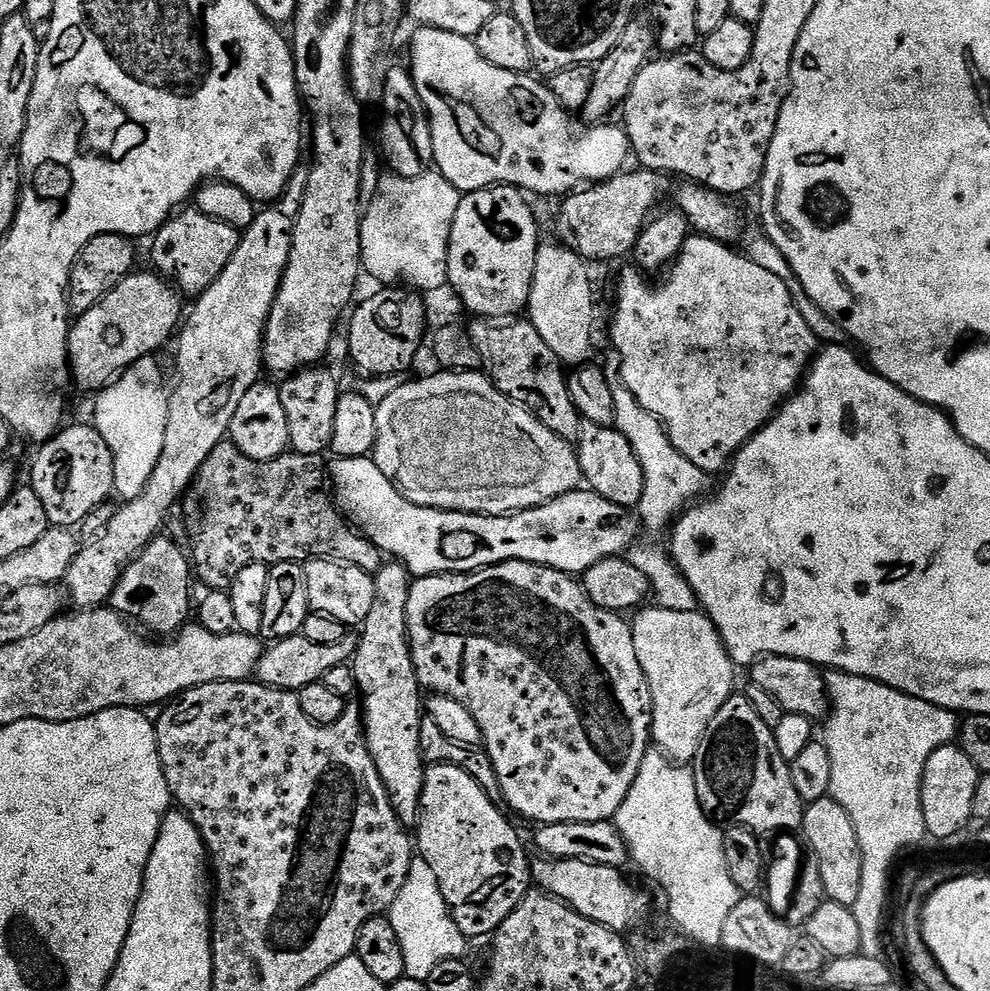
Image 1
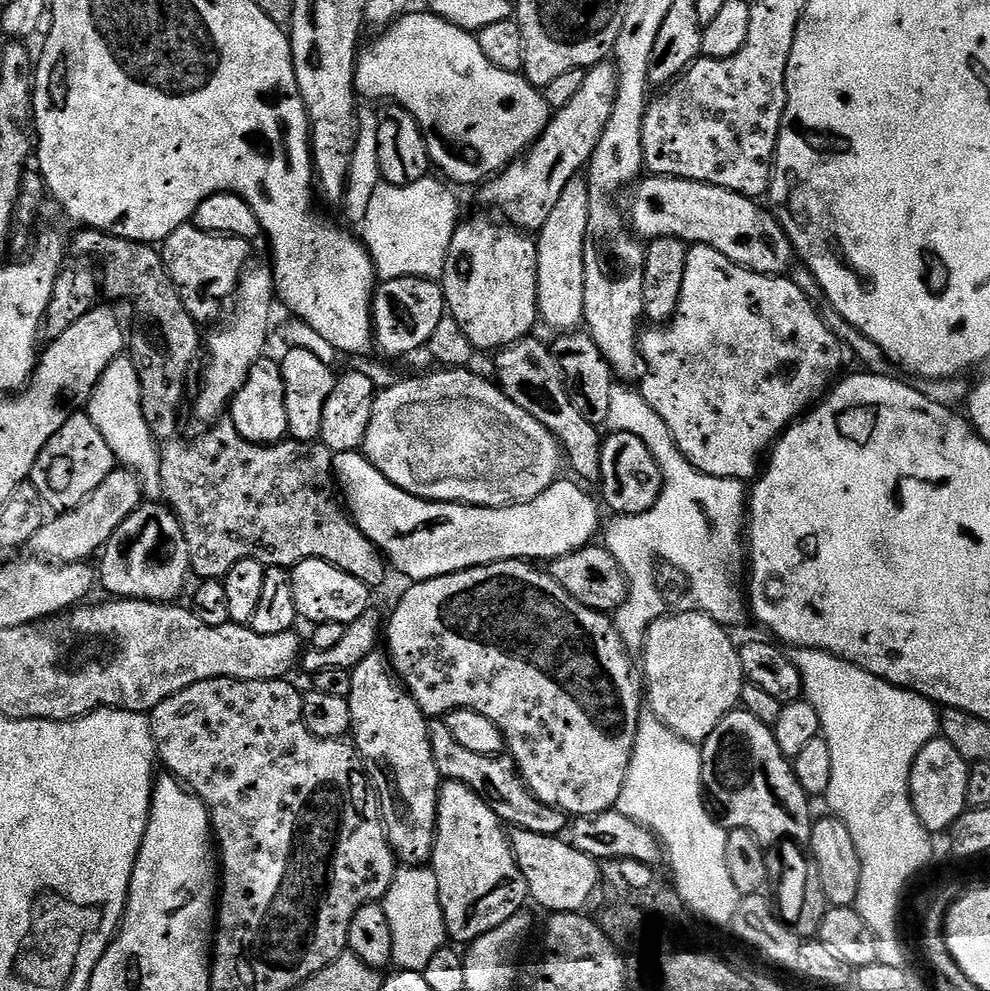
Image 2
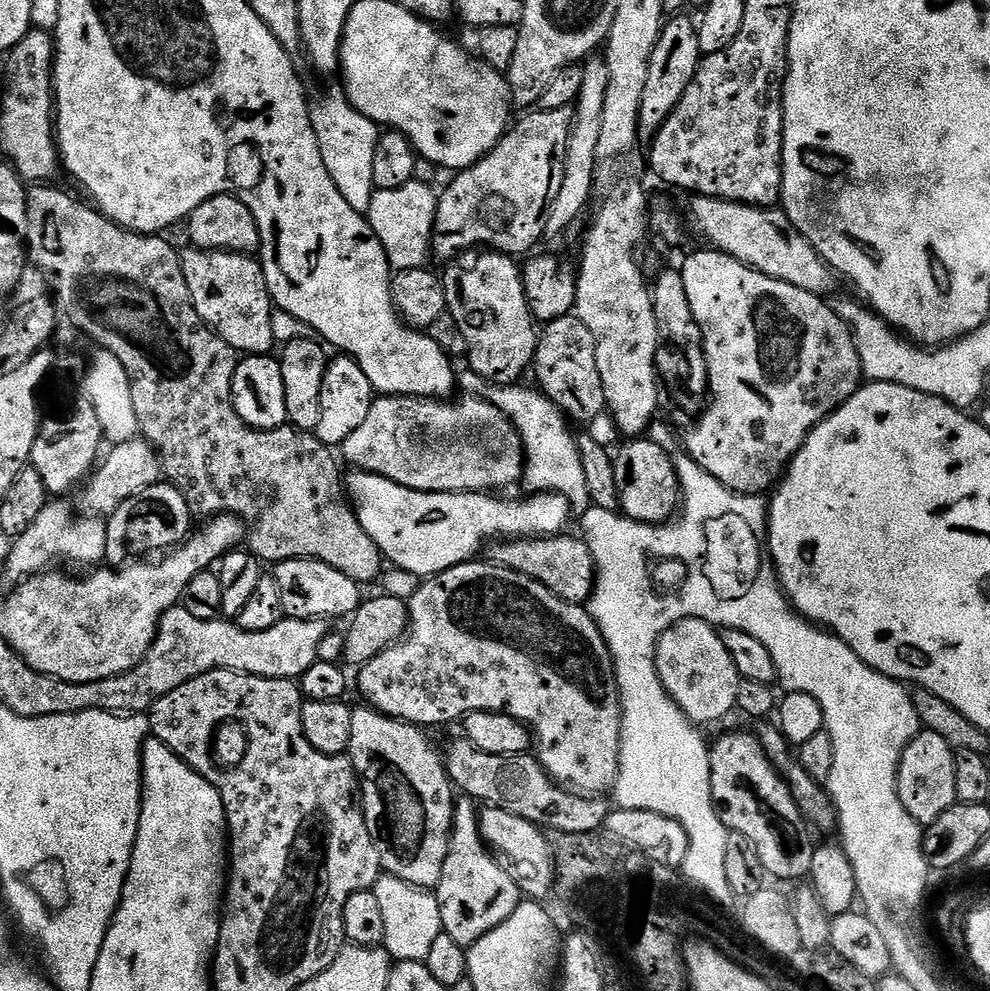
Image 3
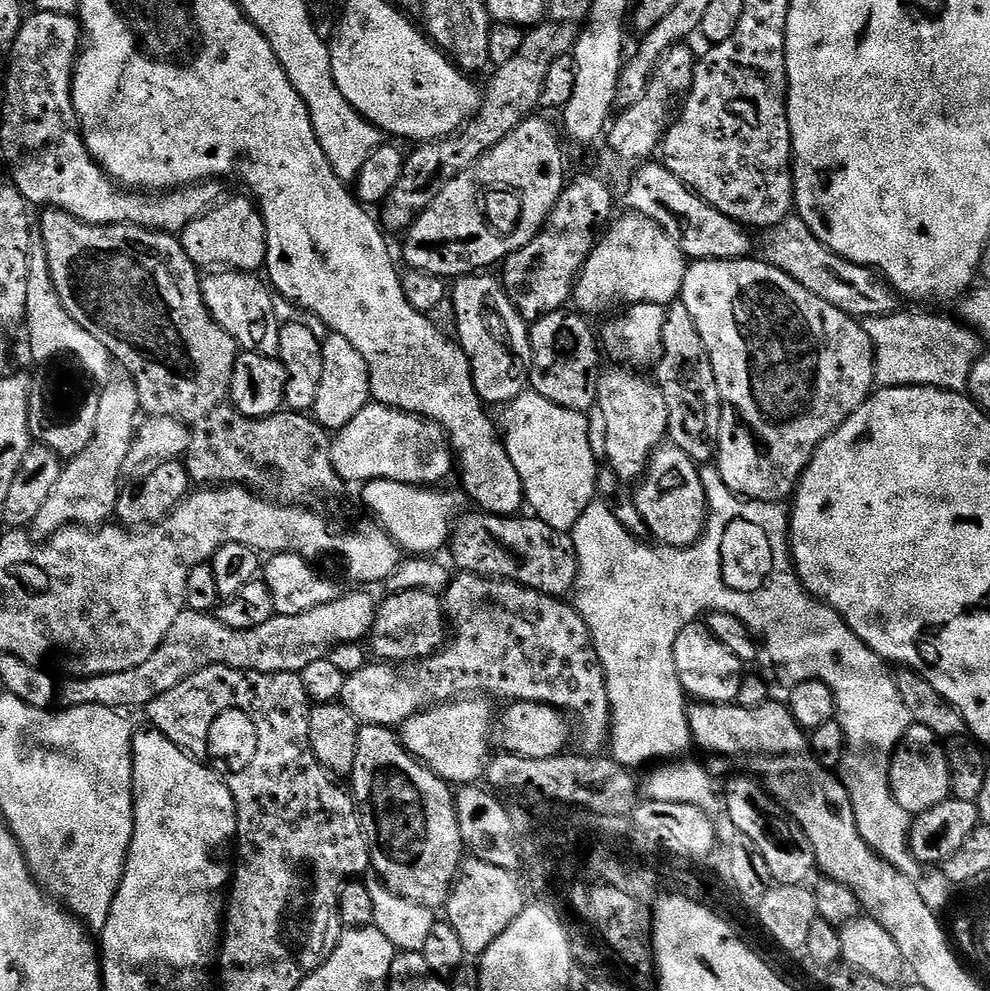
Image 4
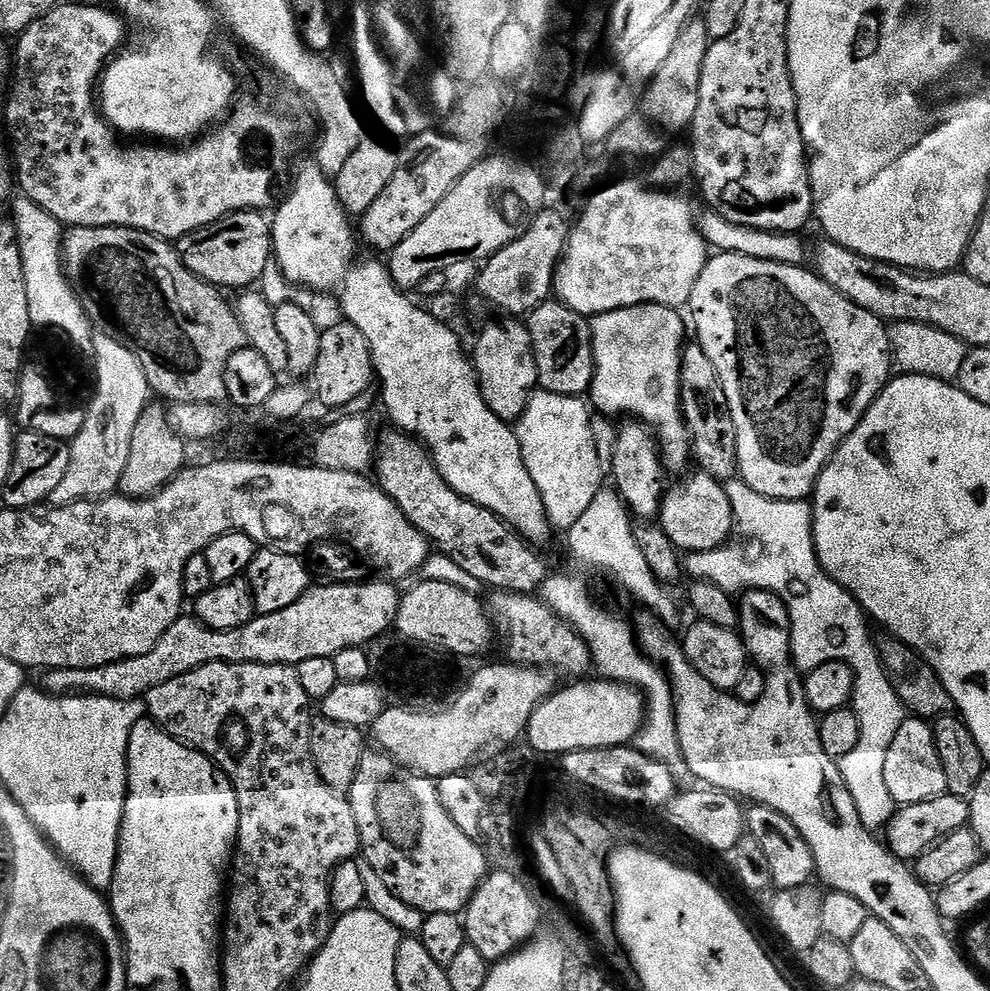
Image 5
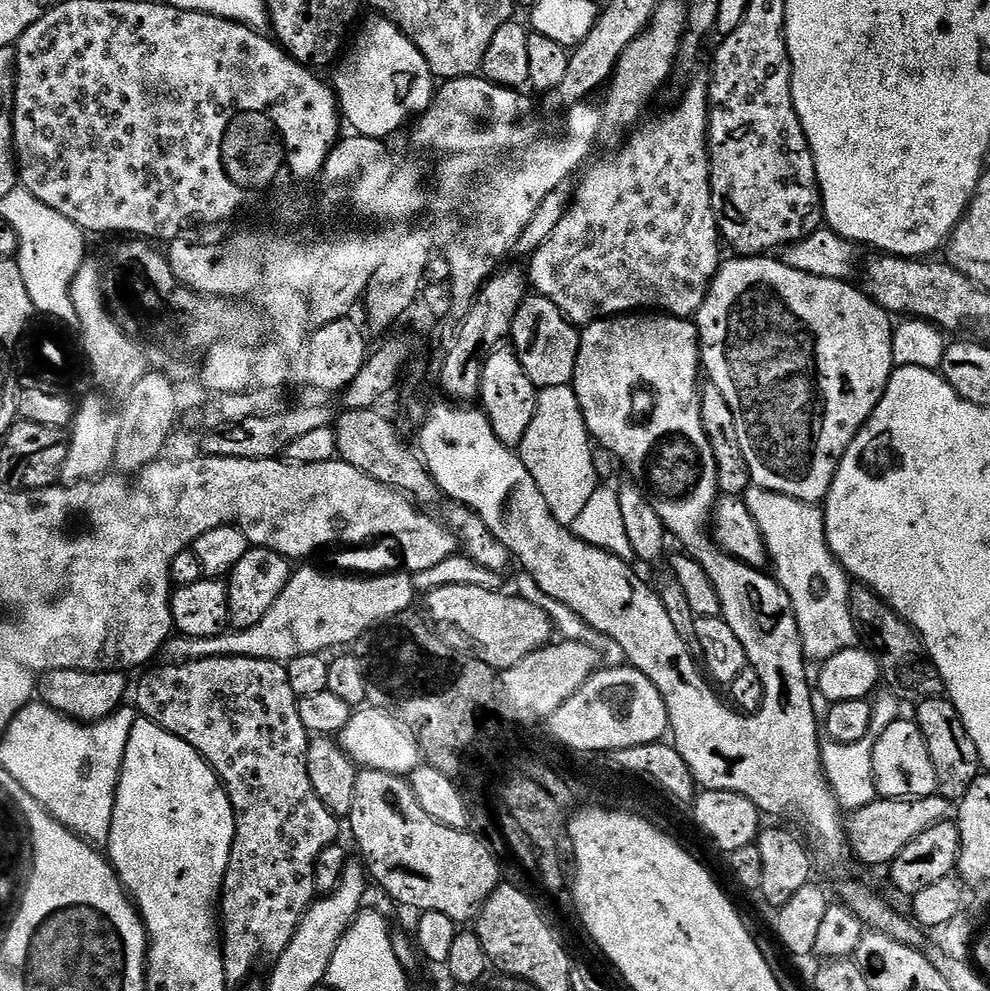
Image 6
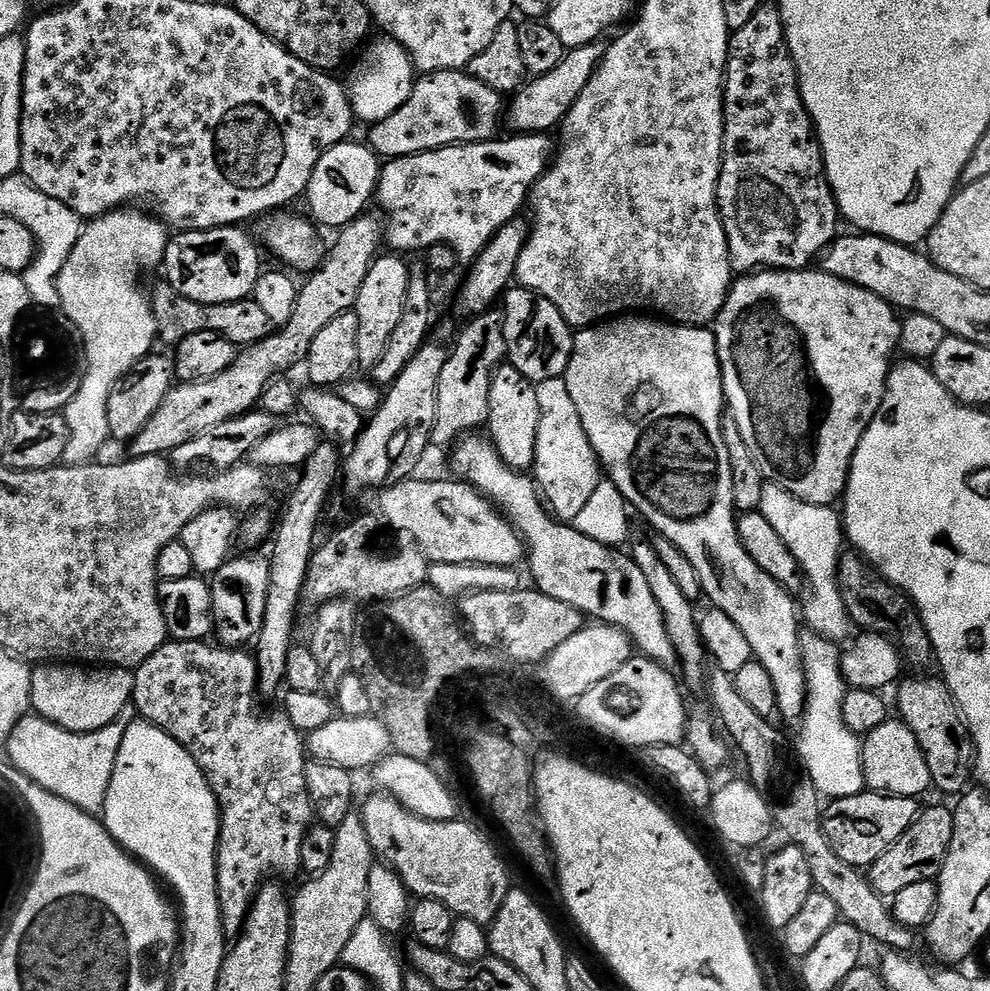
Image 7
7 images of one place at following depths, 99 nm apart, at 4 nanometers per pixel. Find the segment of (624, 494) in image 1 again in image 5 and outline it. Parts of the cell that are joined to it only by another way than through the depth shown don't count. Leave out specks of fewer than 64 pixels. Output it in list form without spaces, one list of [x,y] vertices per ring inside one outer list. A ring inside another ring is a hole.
[[[699,470],[684,485],[676,484],[665,491],[660,501],[658,523],[660,528],[670,538],[673,546],[684,554],[694,552],[709,552],[729,543],[734,532],[732,507],[728,492],[721,481],[710,478],[710,474]]]

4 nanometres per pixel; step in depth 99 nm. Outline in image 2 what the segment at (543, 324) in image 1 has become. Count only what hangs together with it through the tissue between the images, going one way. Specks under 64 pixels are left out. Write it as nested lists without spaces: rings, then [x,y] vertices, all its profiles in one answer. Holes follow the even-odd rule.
[[[577,174],[570,182],[566,182],[566,190],[558,197],[550,218],[546,218],[546,226],[542,226],[535,237],[538,250],[538,298],[536,306],[538,316],[556,330],[576,330],[584,322],[584,283],[586,282],[586,266],[584,265],[584,243],[586,242],[586,226],[590,218],[590,198],[588,197],[588,181]]]

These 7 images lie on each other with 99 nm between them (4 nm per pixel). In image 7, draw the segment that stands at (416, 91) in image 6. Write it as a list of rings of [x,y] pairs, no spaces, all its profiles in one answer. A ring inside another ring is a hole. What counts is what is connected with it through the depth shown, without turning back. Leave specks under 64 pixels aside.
[[[373,39],[363,49],[362,55],[359,57],[359,59],[361,58],[360,65],[356,68],[356,77],[353,78],[352,84],[350,83],[355,119],[357,121],[365,120],[365,125],[368,126],[382,122],[384,118],[390,118],[390,114],[394,114],[394,110],[398,110],[398,106],[406,103],[412,93],[412,87],[416,85],[418,79],[418,73],[412,66],[412,58],[408,55],[407,50],[394,39],[379,39],[376,41]]]

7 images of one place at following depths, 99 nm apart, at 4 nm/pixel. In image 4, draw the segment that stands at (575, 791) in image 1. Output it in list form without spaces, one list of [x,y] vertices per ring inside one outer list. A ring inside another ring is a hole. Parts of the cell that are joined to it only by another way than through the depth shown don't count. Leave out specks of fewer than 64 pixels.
[[[460,572],[451,577],[448,587],[444,589],[442,593],[442,607],[450,625],[451,636],[440,651],[415,662],[400,662],[397,664],[392,662],[369,662],[365,664],[362,670],[358,670],[358,674],[350,674],[344,678],[339,703],[344,704],[346,710],[350,710],[350,714],[354,714],[357,722],[362,726],[369,724],[370,726],[395,729],[397,726],[404,724],[414,714],[423,712],[426,708],[432,708],[435,704],[446,704],[450,700],[471,698],[477,694],[483,694],[489,698],[501,696],[504,702],[525,700],[526,702],[548,704],[551,708],[559,708],[561,712],[567,714],[573,721],[576,719],[580,723],[580,729],[577,732],[575,729],[574,736],[575,739],[576,736],[580,739],[579,751],[581,753],[600,754],[605,751],[606,745],[610,740],[610,729],[612,727],[612,707],[610,706],[610,698],[606,694],[606,674],[602,670],[602,662],[598,658],[598,650],[594,650],[594,642],[592,641],[590,630],[571,603],[555,596],[547,596],[541,592],[523,588],[521,584],[515,584],[512,580],[493,580],[491,576],[476,576],[472,572]]]

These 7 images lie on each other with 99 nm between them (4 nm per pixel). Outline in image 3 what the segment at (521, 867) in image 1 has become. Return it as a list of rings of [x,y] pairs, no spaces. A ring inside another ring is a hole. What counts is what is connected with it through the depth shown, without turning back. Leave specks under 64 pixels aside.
[[[467,798],[457,799],[452,810],[452,837],[442,866],[442,878],[434,889],[443,935],[454,938],[454,942],[466,950],[490,934],[490,930],[502,926],[522,902],[519,886],[481,839],[480,827],[481,813],[477,805]]]

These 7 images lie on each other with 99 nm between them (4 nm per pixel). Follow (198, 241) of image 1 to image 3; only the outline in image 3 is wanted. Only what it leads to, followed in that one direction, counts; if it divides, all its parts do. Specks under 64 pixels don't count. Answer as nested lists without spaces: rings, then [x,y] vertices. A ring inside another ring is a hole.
[[[188,246],[188,249],[180,252],[180,261],[182,274],[186,274],[186,286],[190,286],[194,310],[198,310],[200,317],[237,354],[266,356],[277,347],[276,324],[272,321],[272,295],[266,286],[264,267],[255,255],[242,252],[205,252],[202,248]]]

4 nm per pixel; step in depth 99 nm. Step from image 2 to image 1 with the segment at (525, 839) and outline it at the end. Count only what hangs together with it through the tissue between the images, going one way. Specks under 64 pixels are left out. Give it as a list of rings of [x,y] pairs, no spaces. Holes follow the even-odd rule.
[[[576,859],[541,861],[531,863],[535,885],[541,891],[558,897],[583,917],[590,918],[599,925],[605,925],[622,934],[639,927],[650,910],[649,896],[644,892],[633,890],[617,868]]]

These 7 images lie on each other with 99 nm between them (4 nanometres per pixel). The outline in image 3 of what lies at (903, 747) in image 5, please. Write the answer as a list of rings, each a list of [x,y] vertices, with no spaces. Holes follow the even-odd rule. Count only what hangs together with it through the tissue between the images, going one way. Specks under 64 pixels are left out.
[[[921,730],[906,746],[898,766],[898,798],[902,806],[906,806],[906,814],[910,814],[910,818],[914,818],[921,826],[930,825],[940,815],[946,814],[946,810],[958,802],[955,773],[956,752],[950,742],[938,734]]]

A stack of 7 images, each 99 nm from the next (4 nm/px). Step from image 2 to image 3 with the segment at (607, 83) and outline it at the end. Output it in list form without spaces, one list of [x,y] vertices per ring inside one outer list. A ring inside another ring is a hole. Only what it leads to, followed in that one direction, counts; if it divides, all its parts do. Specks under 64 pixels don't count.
[[[559,108],[558,110],[550,110],[549,112],[543,110],[532,110],[524,116],[520,121],[513,123],[508,131],[504,133],[503,138],[494,146],[494,150],[490,150],[481,160],[474,166],[457,171],[456,176],[448,184],[448,189],[443,193],[439,193],[437,202],[436,221],[433,224],[431,255],[440,260],[448,260],[444,262],[452,262],[457,258],[476,249],[491,250],[493,252],[502,252],[506,256],[513,258],[520,258],[523,252],[531,253],[536,243],[540,239],[545,239],[548,230],[548,219],[554,210],[554,202],[558,202],[558,190],[562,186],[562,178],[566,174],[566,150],[570,142],[572,134],[572,121],[574,119],[574,112],[572,108]]]

